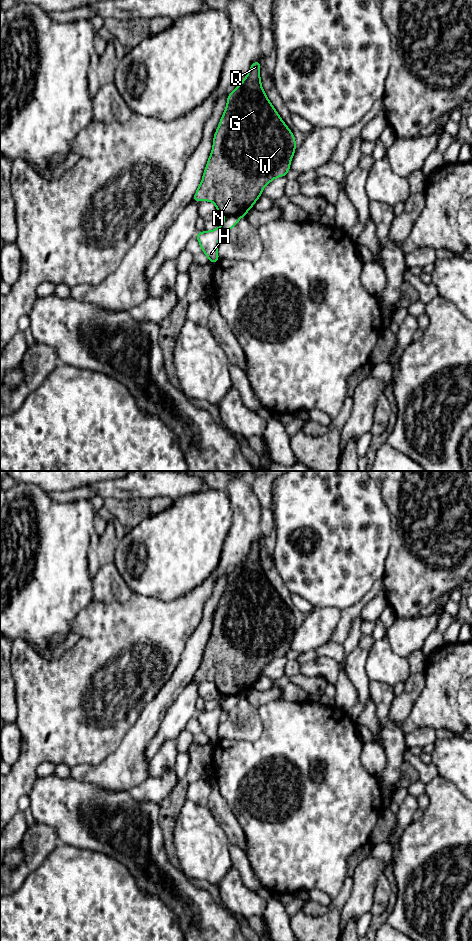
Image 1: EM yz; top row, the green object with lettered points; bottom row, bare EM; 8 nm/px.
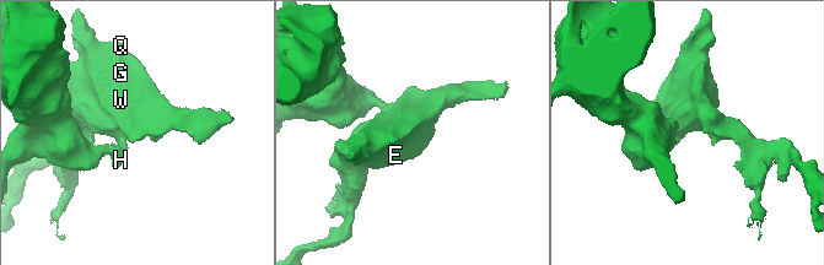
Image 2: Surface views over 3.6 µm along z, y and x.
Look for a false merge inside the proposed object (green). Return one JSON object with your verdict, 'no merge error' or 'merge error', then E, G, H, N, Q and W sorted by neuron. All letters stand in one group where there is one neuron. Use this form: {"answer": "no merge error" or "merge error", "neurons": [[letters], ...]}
{"answer": "merge error", "neurons": [["E", "G", "N", "Q", "W"], ["H"]]}

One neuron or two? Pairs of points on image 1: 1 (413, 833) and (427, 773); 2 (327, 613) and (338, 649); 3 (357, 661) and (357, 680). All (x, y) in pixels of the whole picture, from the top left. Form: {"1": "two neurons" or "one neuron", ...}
{"1": "two neurons", "2": "two neurons", "3": "one neuron"}

